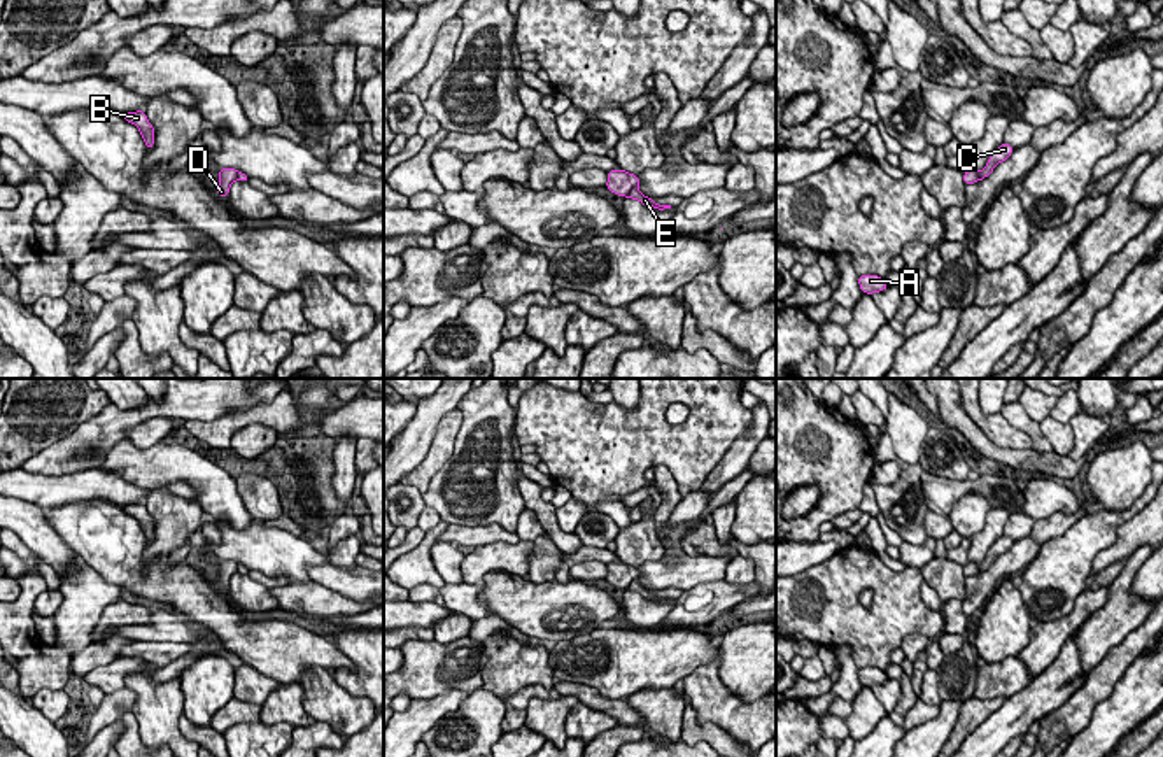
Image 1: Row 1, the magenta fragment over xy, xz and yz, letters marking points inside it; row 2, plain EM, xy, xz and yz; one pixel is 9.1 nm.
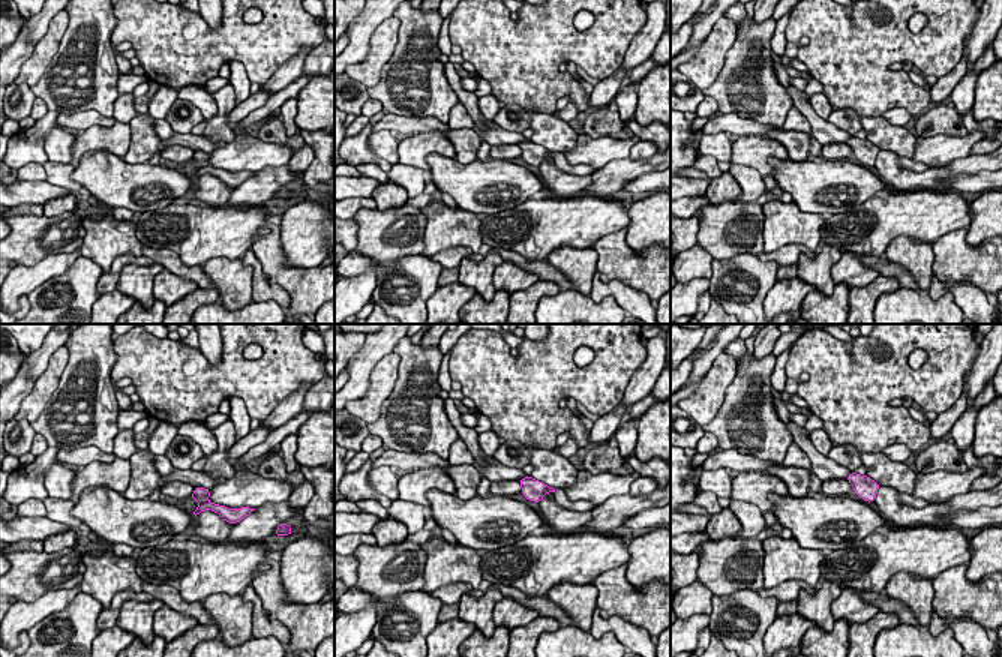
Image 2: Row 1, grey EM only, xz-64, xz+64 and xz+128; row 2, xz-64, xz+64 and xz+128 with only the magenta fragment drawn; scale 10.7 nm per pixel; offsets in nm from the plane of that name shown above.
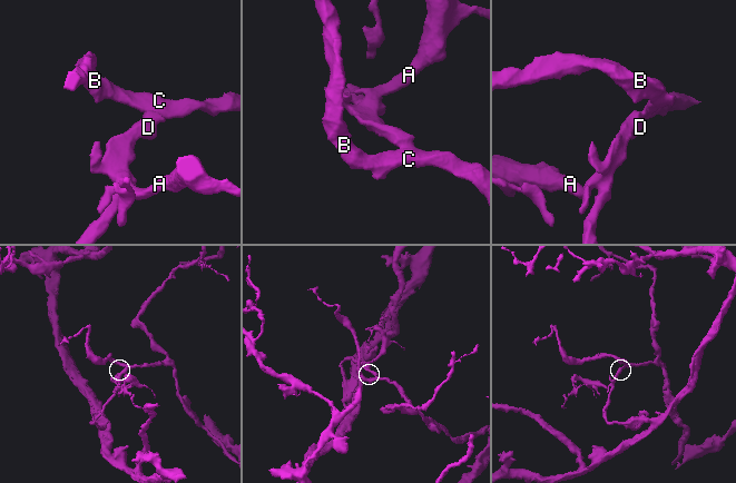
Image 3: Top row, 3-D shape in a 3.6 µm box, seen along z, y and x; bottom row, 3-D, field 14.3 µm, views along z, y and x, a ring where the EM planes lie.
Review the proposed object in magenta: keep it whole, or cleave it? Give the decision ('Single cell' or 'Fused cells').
Fused cells

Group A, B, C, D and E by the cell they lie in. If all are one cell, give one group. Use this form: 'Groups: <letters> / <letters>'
Groups: A D / B C E

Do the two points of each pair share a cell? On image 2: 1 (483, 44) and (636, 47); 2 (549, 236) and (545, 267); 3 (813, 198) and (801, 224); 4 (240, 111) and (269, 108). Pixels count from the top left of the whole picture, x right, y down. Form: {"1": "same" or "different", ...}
{"1": "different", "2": "different", "3": "different", "4": "different"}

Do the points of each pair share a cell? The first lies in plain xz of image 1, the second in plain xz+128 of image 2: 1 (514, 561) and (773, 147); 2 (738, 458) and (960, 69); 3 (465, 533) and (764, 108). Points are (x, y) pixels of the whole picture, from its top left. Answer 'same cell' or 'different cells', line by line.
1: same cell
2: different cells
3: different cells

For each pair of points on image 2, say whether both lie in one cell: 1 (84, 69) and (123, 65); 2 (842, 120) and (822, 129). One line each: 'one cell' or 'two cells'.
1: two cells
2: two cells

